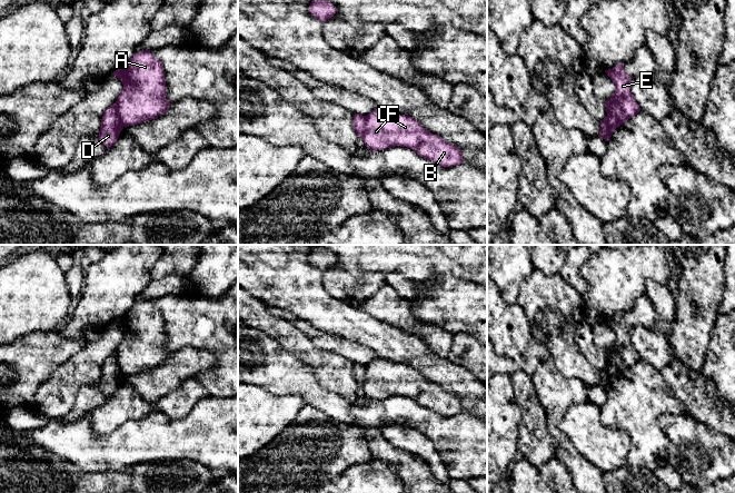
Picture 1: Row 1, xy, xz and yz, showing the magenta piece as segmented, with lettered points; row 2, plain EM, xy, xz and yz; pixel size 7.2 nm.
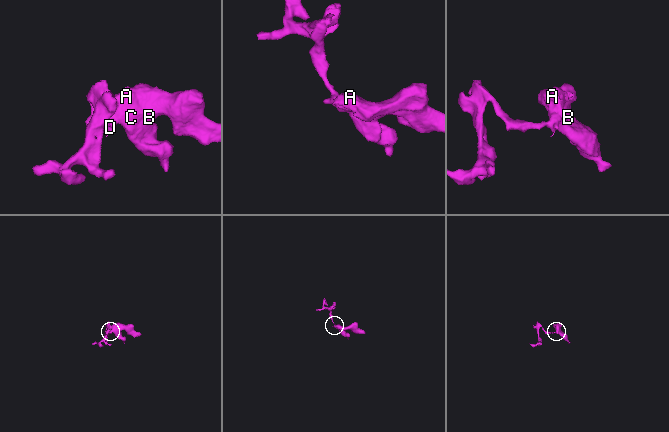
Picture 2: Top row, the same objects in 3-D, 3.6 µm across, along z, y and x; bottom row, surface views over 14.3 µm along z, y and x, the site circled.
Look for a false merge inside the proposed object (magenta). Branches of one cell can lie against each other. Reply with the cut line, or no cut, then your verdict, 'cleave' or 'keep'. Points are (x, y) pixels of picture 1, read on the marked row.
cut in xy along (115, 104), (117, 115), (123, 126); cleave

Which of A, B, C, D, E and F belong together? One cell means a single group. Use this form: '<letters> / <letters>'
A B C E F / D

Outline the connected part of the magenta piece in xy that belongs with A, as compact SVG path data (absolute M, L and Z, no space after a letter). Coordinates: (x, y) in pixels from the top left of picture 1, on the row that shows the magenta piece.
M150 50L135 53L111 75L123 85L115 103L123 127L155 119L169 109L162 62Z

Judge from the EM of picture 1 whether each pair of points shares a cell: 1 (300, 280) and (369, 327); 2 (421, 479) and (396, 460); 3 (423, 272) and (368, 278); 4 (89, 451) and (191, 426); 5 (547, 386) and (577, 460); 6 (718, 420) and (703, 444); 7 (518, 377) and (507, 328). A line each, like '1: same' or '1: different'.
1: same
2: same
3: different
4: same
5: same
6: different
7: different

